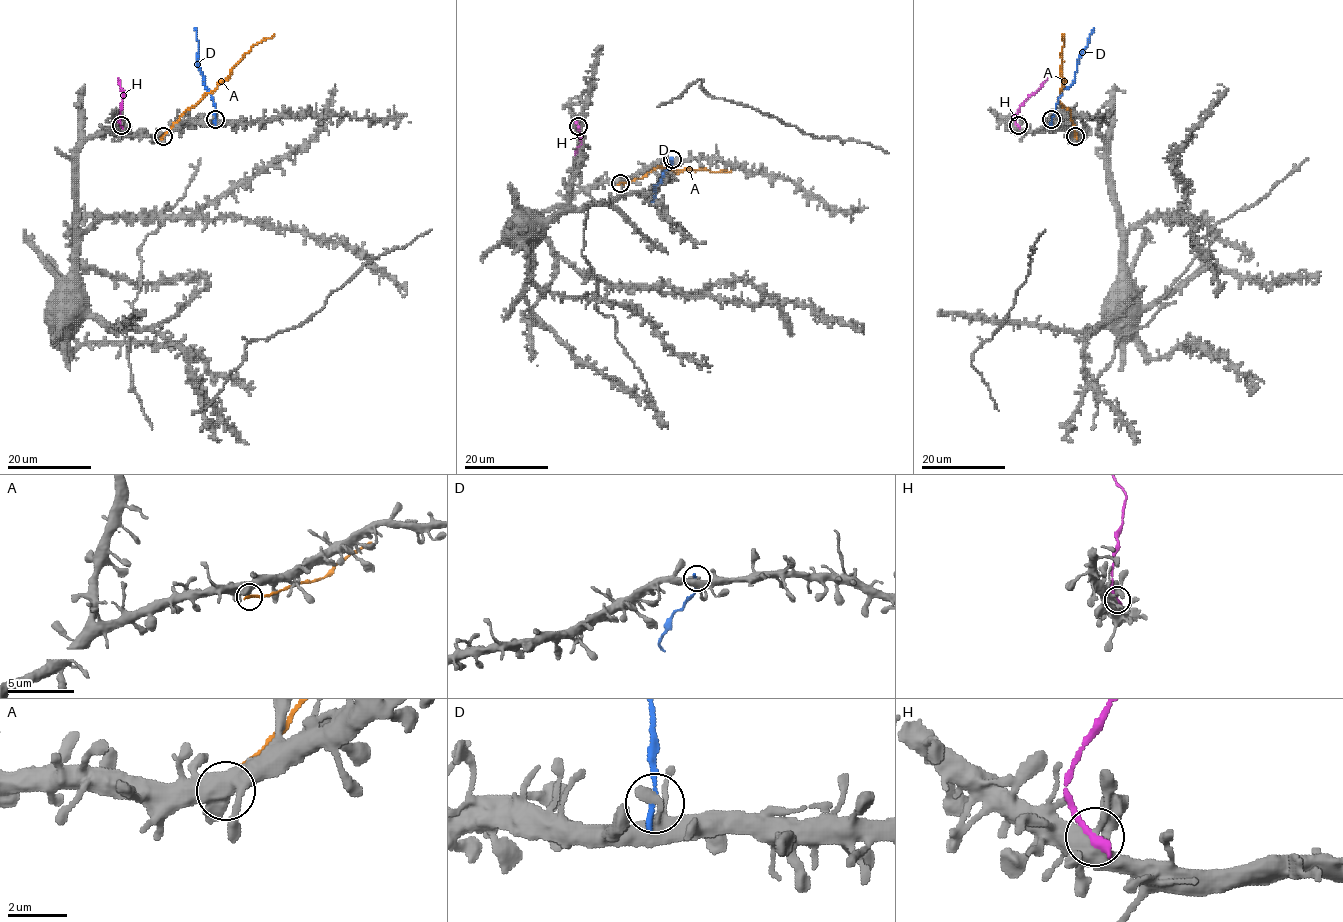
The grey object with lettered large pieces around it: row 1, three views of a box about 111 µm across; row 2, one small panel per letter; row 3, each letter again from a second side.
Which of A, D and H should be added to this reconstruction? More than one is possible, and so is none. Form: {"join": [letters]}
{"join": []}

